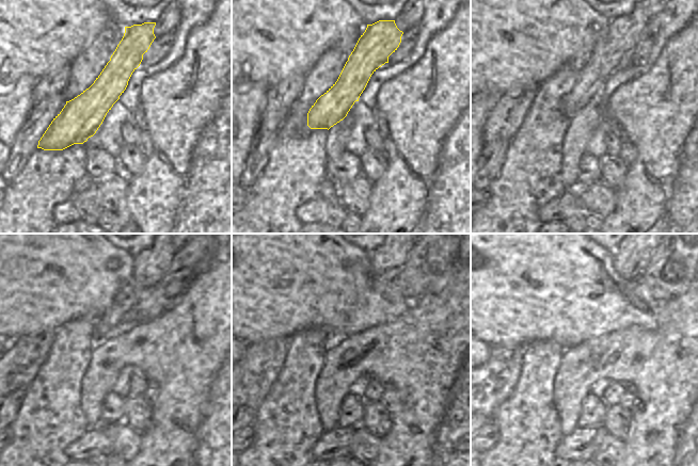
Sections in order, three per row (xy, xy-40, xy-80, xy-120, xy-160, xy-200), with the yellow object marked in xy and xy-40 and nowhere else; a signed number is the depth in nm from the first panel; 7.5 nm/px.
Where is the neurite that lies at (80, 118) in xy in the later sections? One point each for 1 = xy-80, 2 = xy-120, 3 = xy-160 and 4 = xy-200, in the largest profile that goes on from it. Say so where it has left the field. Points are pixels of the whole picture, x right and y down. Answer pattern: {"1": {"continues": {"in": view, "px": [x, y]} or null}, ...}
{"1": {"continues": {"in": "xy-80", "px": [612, 51]}}, "2": {"continues": {"in": "xy-120", "px": [148, 267]}}, "3": {"continues": {"in": "xy-160", "px": [387, 261]}}, "4": {"continues": {"in": "xy-200", "px": [632, 255]}}}

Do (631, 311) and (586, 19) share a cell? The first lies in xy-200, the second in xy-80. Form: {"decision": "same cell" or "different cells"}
{"decision": "same cell"}

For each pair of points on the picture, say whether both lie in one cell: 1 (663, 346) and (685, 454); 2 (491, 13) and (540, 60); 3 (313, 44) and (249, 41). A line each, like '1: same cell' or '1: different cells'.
1: same cell
2: same cell
3: same cell

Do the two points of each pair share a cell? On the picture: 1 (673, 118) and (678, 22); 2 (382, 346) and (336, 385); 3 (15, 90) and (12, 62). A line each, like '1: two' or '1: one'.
1: two
2: one
3: two

